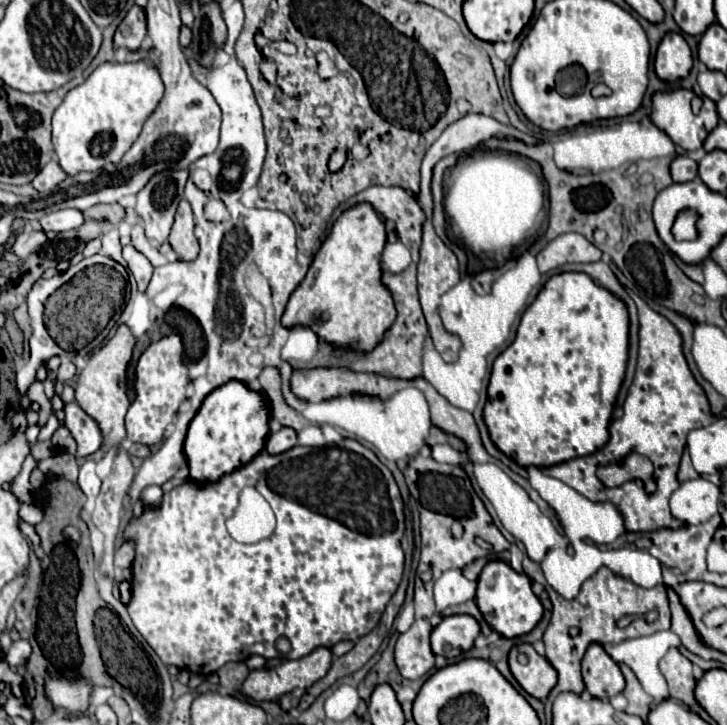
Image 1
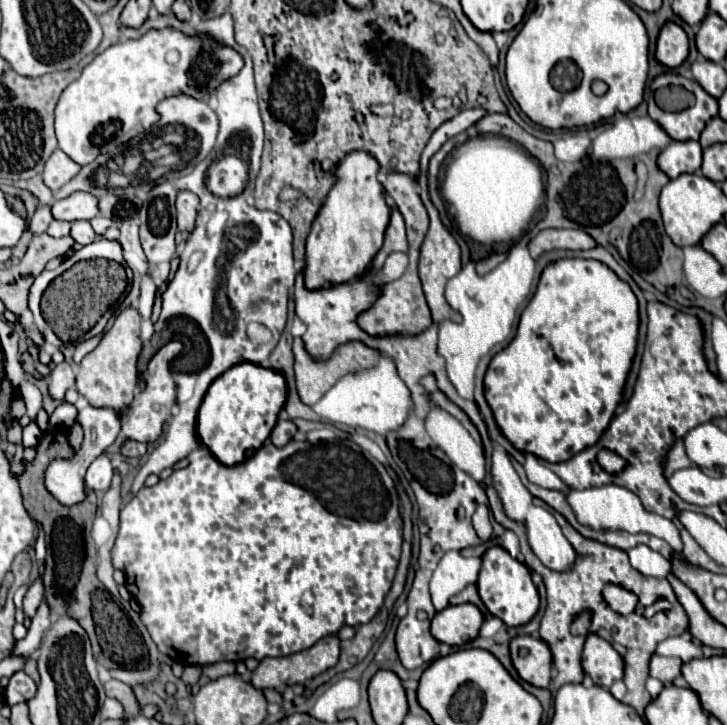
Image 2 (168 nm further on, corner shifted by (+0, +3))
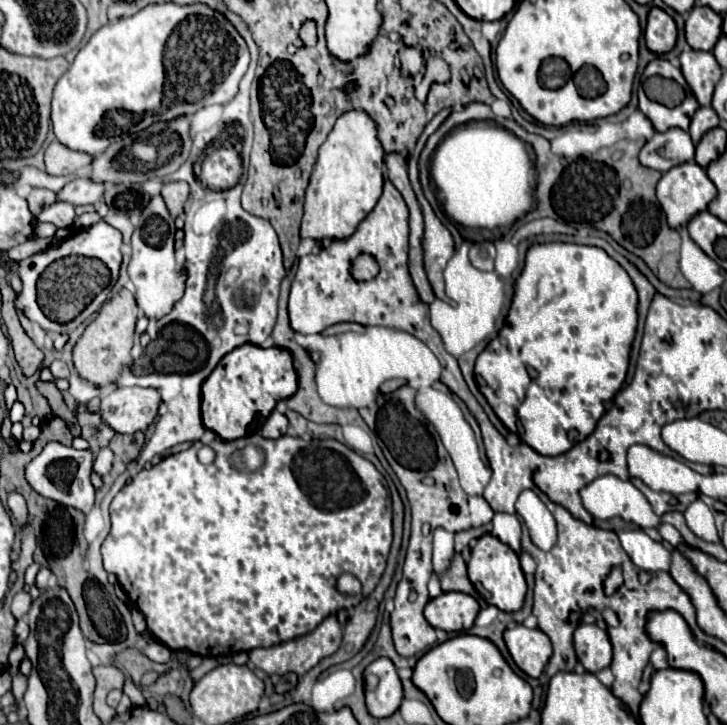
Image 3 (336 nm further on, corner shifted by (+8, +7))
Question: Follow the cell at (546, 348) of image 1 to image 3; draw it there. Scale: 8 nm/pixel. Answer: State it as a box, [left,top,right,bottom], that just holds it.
[474,241,638,455]

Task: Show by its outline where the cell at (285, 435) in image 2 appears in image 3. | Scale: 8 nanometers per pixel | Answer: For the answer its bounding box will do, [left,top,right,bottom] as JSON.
[262,409,288,439]

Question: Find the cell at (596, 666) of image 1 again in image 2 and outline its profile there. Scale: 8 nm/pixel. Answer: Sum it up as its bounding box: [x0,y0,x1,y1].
[582,635,624,687]

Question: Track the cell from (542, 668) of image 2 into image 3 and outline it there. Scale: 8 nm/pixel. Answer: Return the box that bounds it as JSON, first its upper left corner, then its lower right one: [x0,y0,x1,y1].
[504,625,552,677]

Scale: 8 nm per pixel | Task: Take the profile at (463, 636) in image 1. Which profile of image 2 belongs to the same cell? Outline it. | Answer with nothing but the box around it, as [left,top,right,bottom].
[432,605,484,647]

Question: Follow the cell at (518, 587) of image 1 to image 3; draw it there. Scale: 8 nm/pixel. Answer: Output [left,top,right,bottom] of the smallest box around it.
[468,533,526,611]

